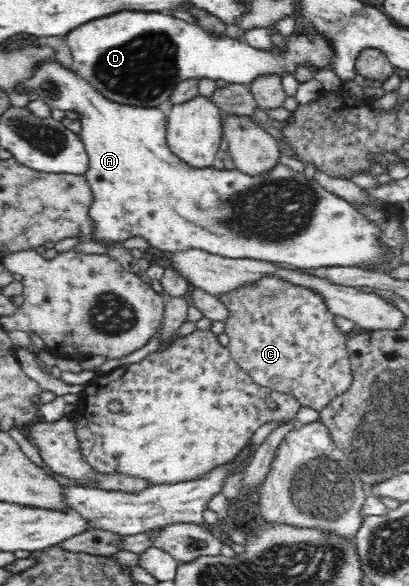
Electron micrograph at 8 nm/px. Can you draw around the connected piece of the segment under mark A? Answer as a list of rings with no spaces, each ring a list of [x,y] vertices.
[[[47,58],[47,60],[39,60],[34,64],[33,74],[29,80],[24,81],[26,91],[30,100],[40,98],[51,109],[58,108],[64,112],[76,112],[79,116],[79,124],[81,125],[78,133],[79,139],[84,144],[87,156],[89,157],[89,168],[84,178],[88,181],[92,190],[94,201],[90,206],[90,217],[94,222],[94,233],[91,234],[99,240],[112,240],[121,243],[124,240],[129,240],[133,236],[144,238],[149,246],[156,248],[162,252],[176,253],[191,249],[207,251],[207,253],[219,255],[223,258],[251,258],[258,261],[267,261],[277,263],[299,270],[316,269],[319,267],[330,266],[369,266],[381,260],[383,251],[379,247],[379,227],[365,219],[365,215],[361,211],[357,211],[350,202],[341,199],[339,196],[327,191],[318,181],[308,179],[304,171],[297,172],[292,170],[287,165],[277,162],[275,166],[267,173],[262,173],[256,176],[250,176],[239,171],[237,168],[233,170],[217,170],[214,167],[205,167],[203,169],[195,168],[175,156],[169,148],[166,141],[166,116],[158,107],[145,108],[143,106],[129,106],[127,104],[119,104],[109,100],[102,92],[99,92],[90,82],[87,82],[79,73],[59,64],[56,59]]]

